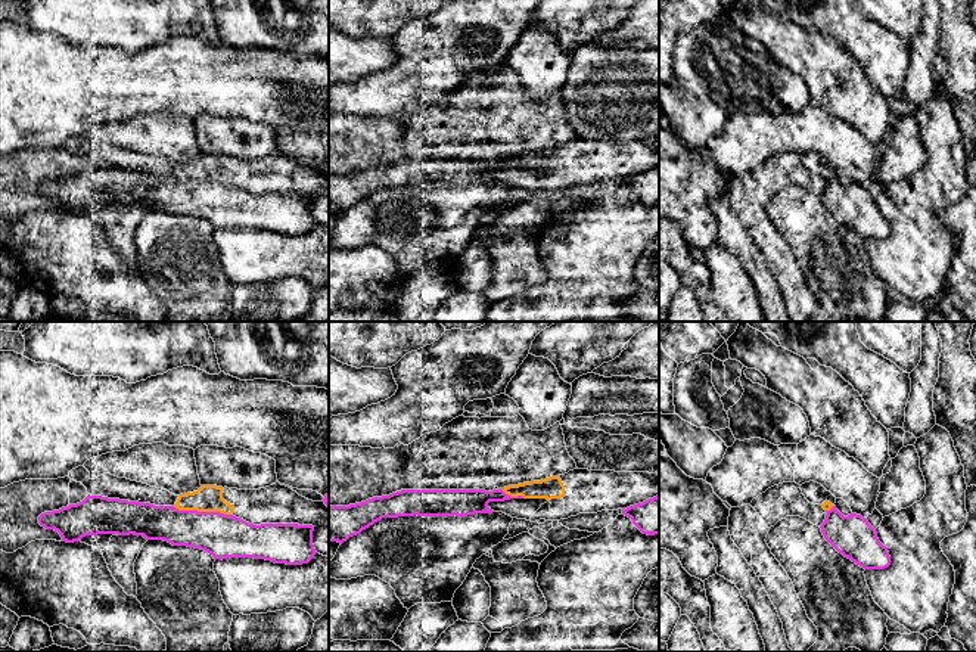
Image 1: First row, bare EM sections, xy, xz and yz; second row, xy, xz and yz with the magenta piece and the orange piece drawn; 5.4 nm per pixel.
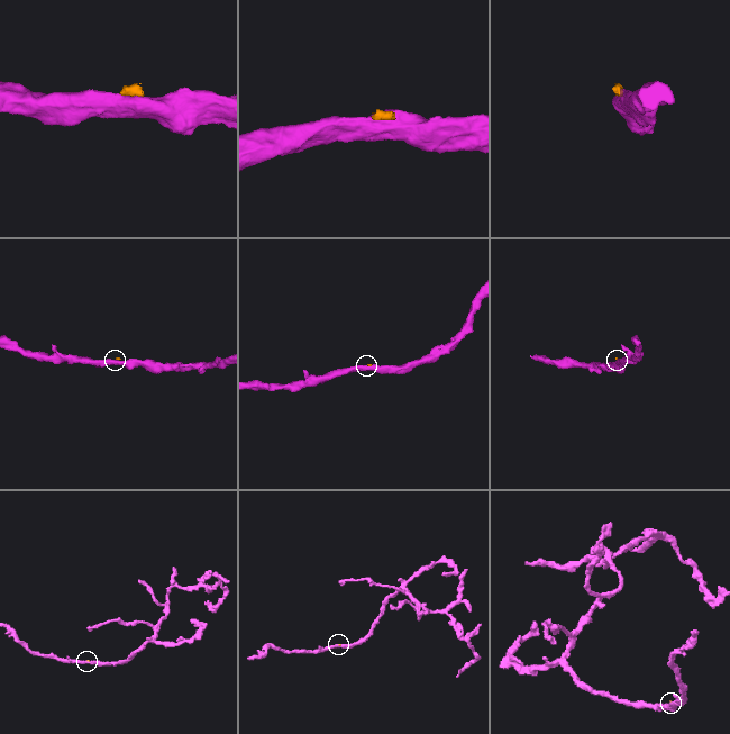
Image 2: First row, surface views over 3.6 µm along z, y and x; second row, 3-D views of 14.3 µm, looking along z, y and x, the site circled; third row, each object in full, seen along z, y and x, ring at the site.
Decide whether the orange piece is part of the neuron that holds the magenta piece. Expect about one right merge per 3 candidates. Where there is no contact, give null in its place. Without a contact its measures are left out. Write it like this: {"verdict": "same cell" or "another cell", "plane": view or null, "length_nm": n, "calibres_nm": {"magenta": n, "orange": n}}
{"verdict": "another cell", "plane": "xy", "length_nm": 320, "calibres_nm": {"magenta": 240, "orange": 140}}

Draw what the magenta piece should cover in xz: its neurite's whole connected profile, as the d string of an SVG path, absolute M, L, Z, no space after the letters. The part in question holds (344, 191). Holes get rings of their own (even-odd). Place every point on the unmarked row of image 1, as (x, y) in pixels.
M401 159L389 165L373 167L349 176L329 177L329 211L344 212L349 207L360 204L382 187L398 186L467 186L475 183L492 183L489 171L504 171L510 168L523 168L522 165L510 167L503 159Z

